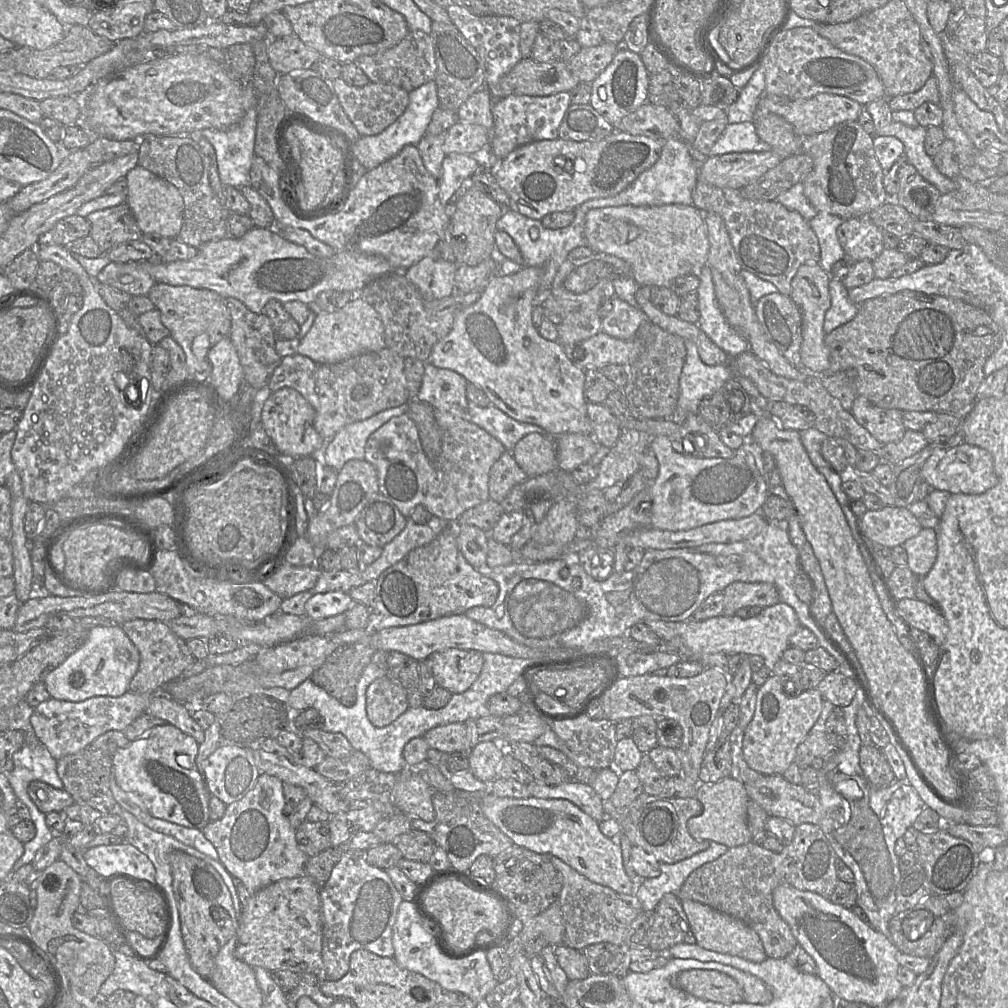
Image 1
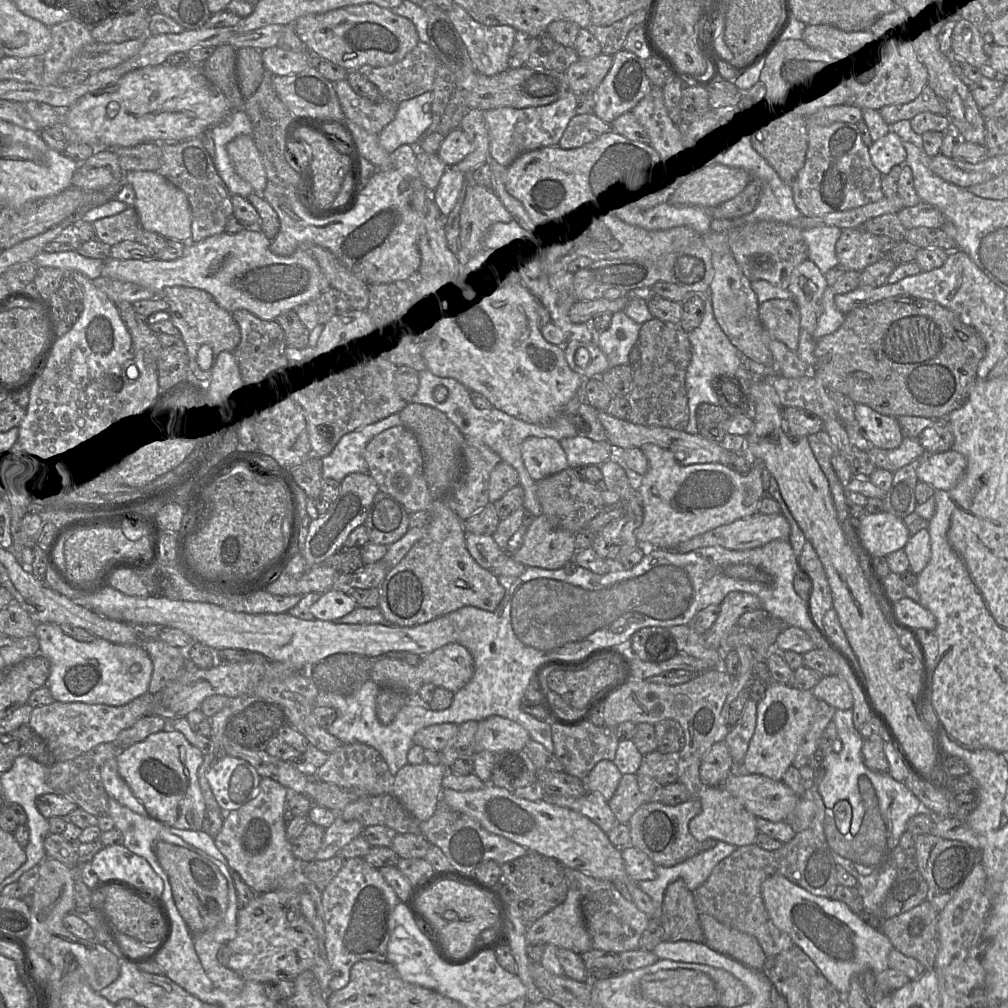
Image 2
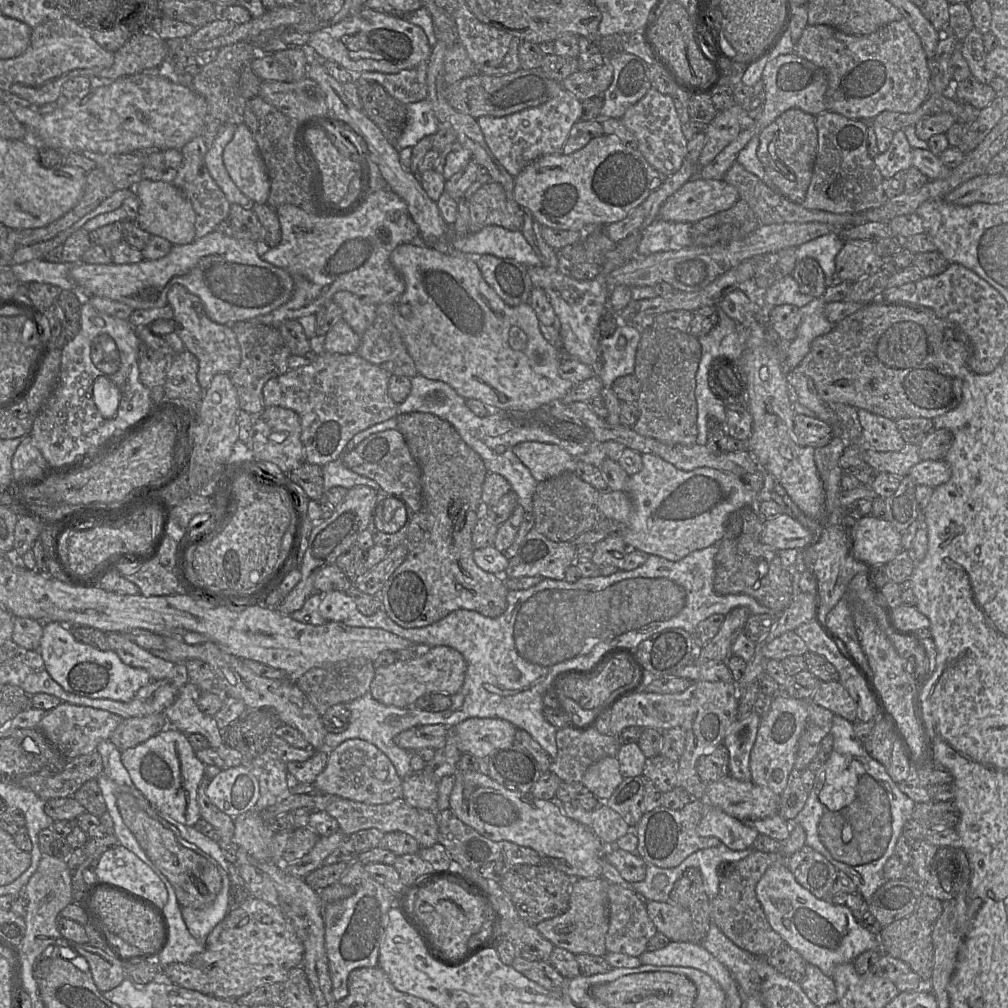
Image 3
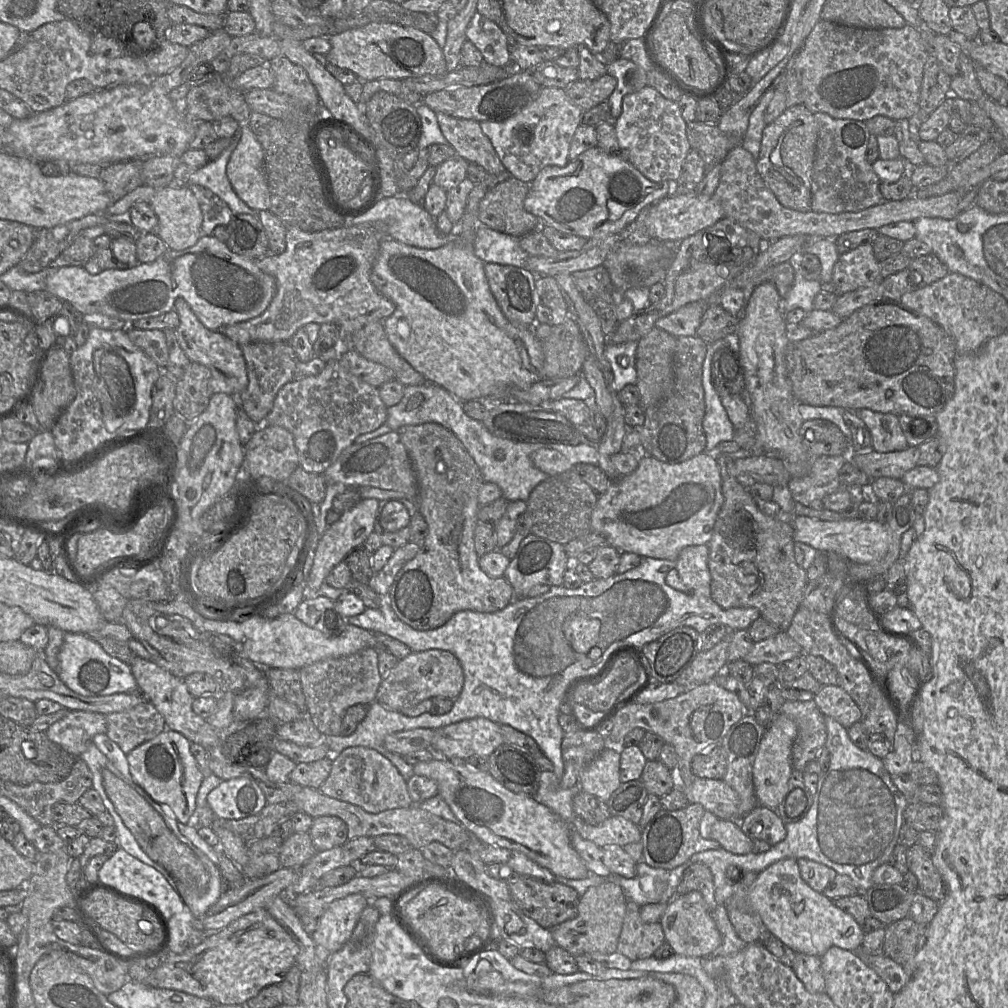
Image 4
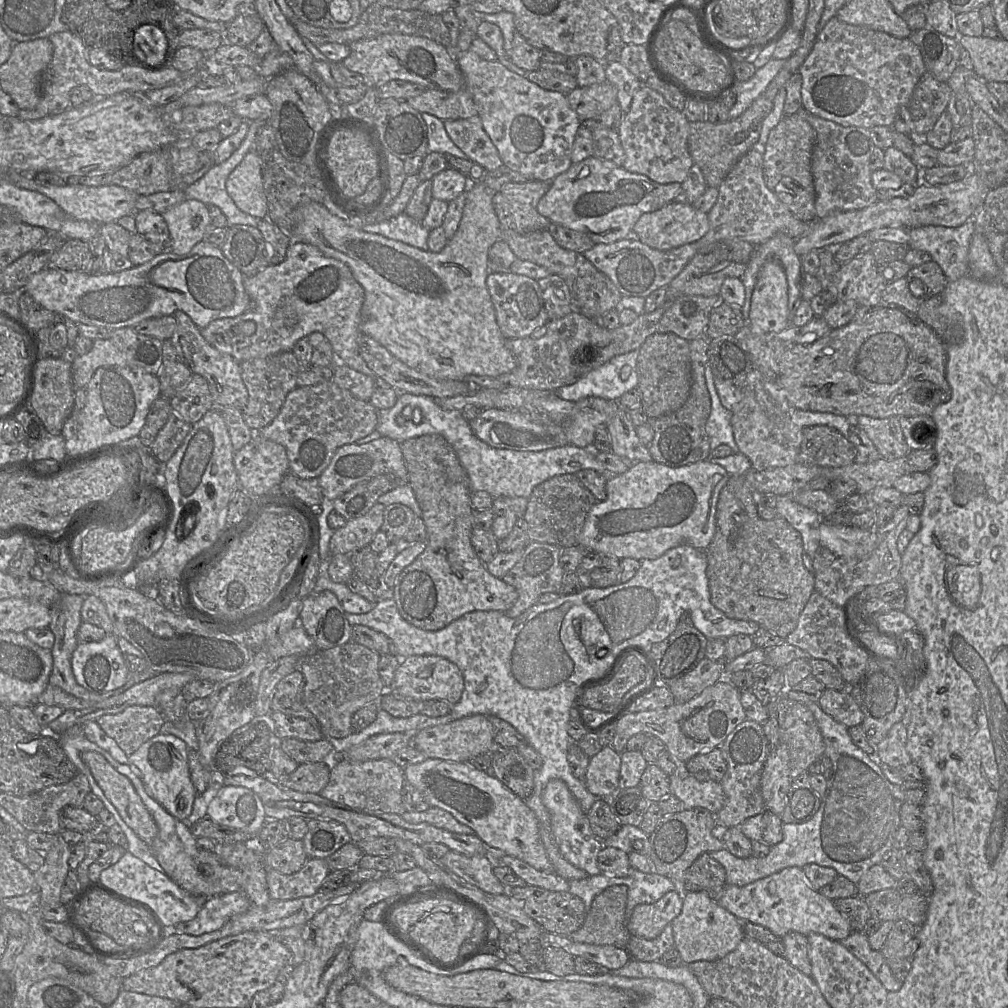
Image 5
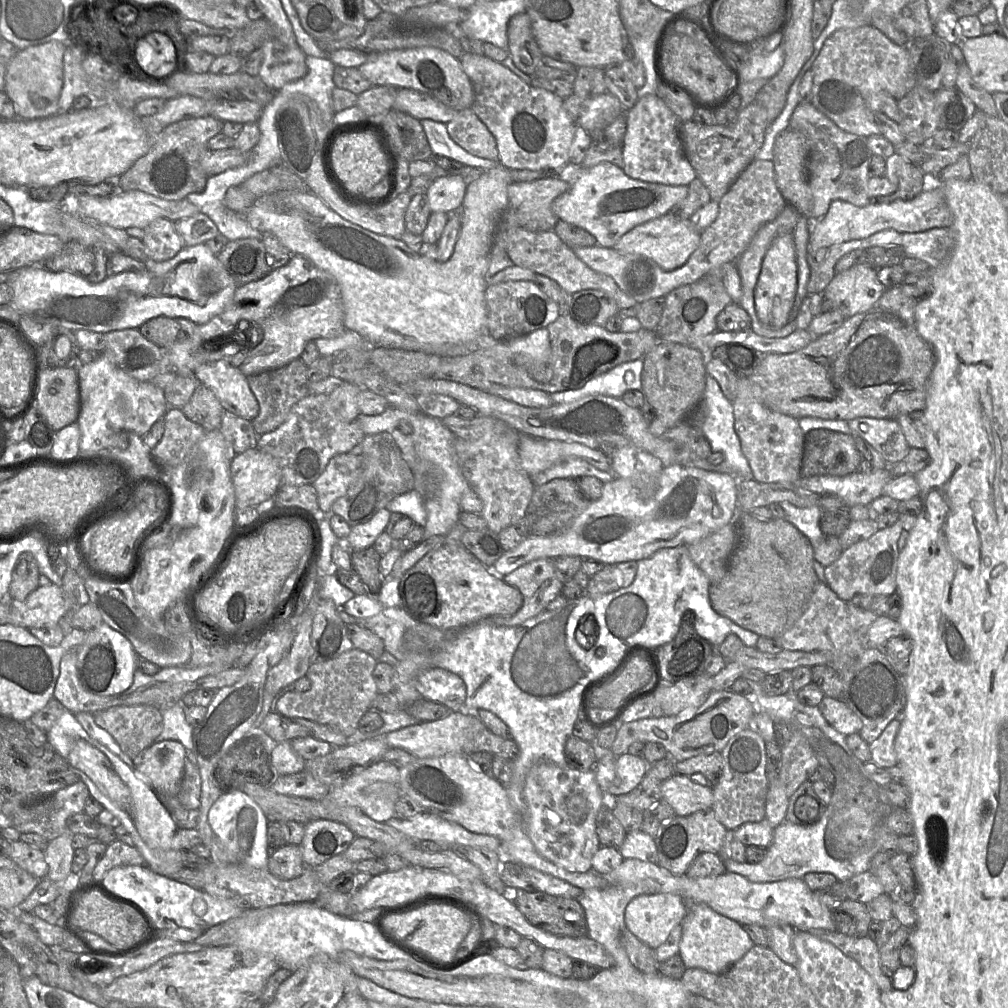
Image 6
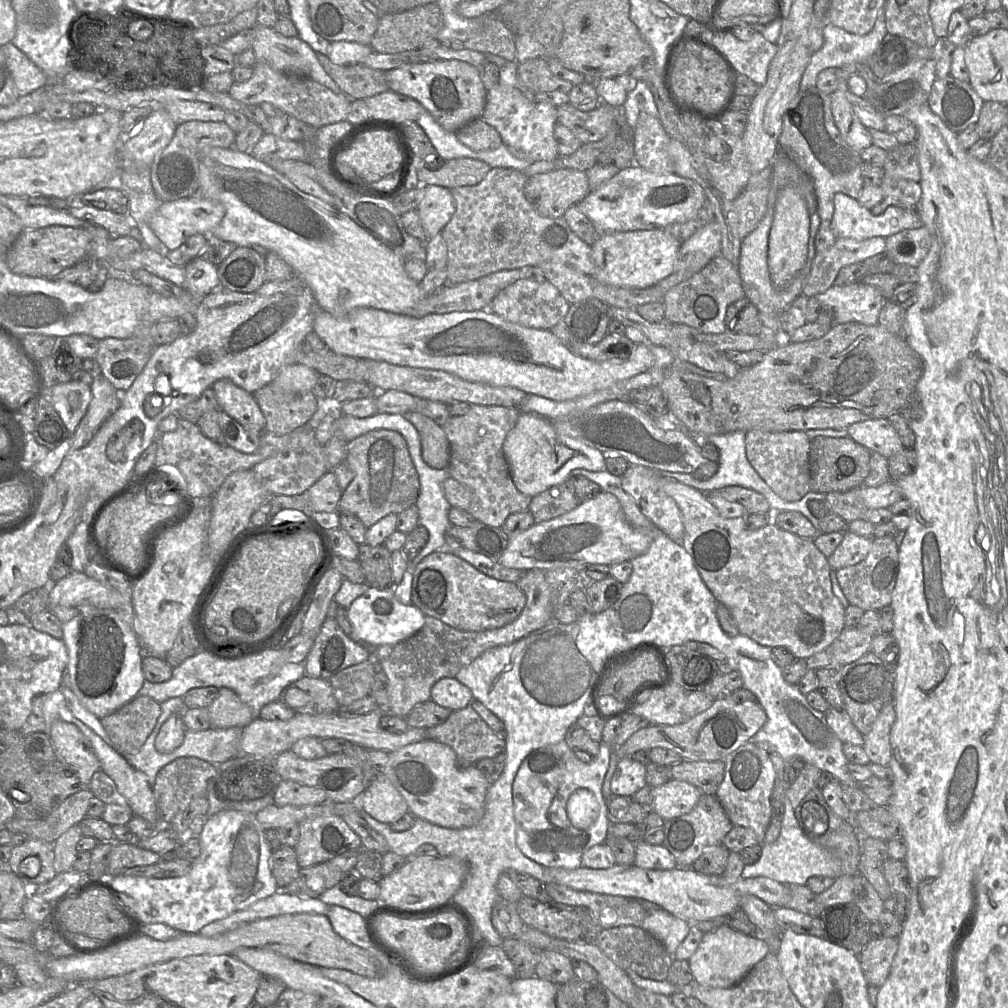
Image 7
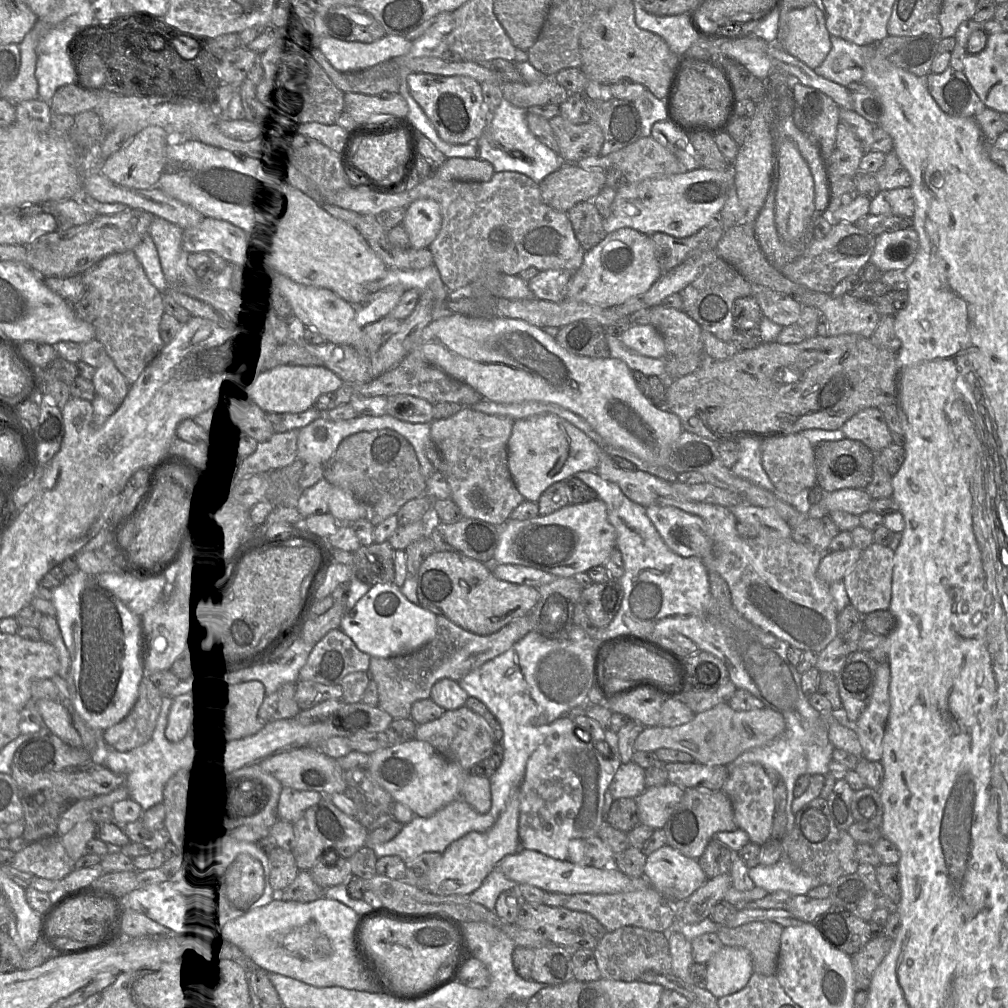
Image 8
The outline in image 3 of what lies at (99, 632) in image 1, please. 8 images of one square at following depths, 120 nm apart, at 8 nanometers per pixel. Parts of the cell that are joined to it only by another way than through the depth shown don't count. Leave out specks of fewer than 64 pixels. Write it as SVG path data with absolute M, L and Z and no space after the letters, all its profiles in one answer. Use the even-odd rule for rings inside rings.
M58 622L42 624L44 627L38 652L48 674L66 692L90 699L128 702L152 681L146 670L124 664L114 651L101 651L77 641L66 625Z

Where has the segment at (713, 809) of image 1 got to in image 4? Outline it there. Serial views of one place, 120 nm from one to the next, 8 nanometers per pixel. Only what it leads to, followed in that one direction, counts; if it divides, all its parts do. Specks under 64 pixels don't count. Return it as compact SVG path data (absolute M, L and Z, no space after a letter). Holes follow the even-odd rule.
M717 819L711 827L710 839L716 840L722 848L733 854L745 855L752 852L753 840L734 819Z

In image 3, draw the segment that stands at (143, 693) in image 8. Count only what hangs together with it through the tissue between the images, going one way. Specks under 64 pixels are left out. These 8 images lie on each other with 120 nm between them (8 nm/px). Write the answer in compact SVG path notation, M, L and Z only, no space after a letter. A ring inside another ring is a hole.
M163 713L127 718L122 720L109 740L122 753L147 741L167 727L168 722Z

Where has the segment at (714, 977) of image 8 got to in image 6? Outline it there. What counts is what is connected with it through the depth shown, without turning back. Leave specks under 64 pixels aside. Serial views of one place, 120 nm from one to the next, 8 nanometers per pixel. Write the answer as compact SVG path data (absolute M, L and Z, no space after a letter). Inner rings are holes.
M704 903L689 904L681 926L679 954L686 968L701 968L719 974L740 960L754 946L739 922L717 913Z

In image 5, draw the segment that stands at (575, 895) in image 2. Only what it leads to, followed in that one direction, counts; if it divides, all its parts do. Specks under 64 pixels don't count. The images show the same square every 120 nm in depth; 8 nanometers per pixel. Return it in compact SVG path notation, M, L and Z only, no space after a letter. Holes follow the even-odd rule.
M610 886L597 895L581 928L571 934L574 942L626 948L631 934L625 919L626 886Z

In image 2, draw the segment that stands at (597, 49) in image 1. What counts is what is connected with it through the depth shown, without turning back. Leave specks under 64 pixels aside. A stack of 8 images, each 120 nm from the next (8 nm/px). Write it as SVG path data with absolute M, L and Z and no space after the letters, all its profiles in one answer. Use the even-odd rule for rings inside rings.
M601 53L593 58L579 58L565 71L569 90L575 93L595 91L613 64L613 56Z

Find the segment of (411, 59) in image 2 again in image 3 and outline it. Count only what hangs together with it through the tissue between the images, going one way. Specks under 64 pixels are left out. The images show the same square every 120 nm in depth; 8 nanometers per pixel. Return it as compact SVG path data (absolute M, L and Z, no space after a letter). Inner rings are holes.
M422 62L412 69L401 70L394 74L381 72L363 72L357 78L364 81L375 81L387 93L404 105L427 99L428 63Z

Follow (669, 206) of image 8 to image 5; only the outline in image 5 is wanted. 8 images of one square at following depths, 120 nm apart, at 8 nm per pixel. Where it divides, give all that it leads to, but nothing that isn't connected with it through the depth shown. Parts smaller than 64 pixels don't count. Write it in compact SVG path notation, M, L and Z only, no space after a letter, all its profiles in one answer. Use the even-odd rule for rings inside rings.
M590 156L555 177L549 190L539 200L537 211L552 223L585 233L595 244L610 244L632 236L641 215L659 210L674 201L681 183L660 184L643 174L632 173L606 159Z

